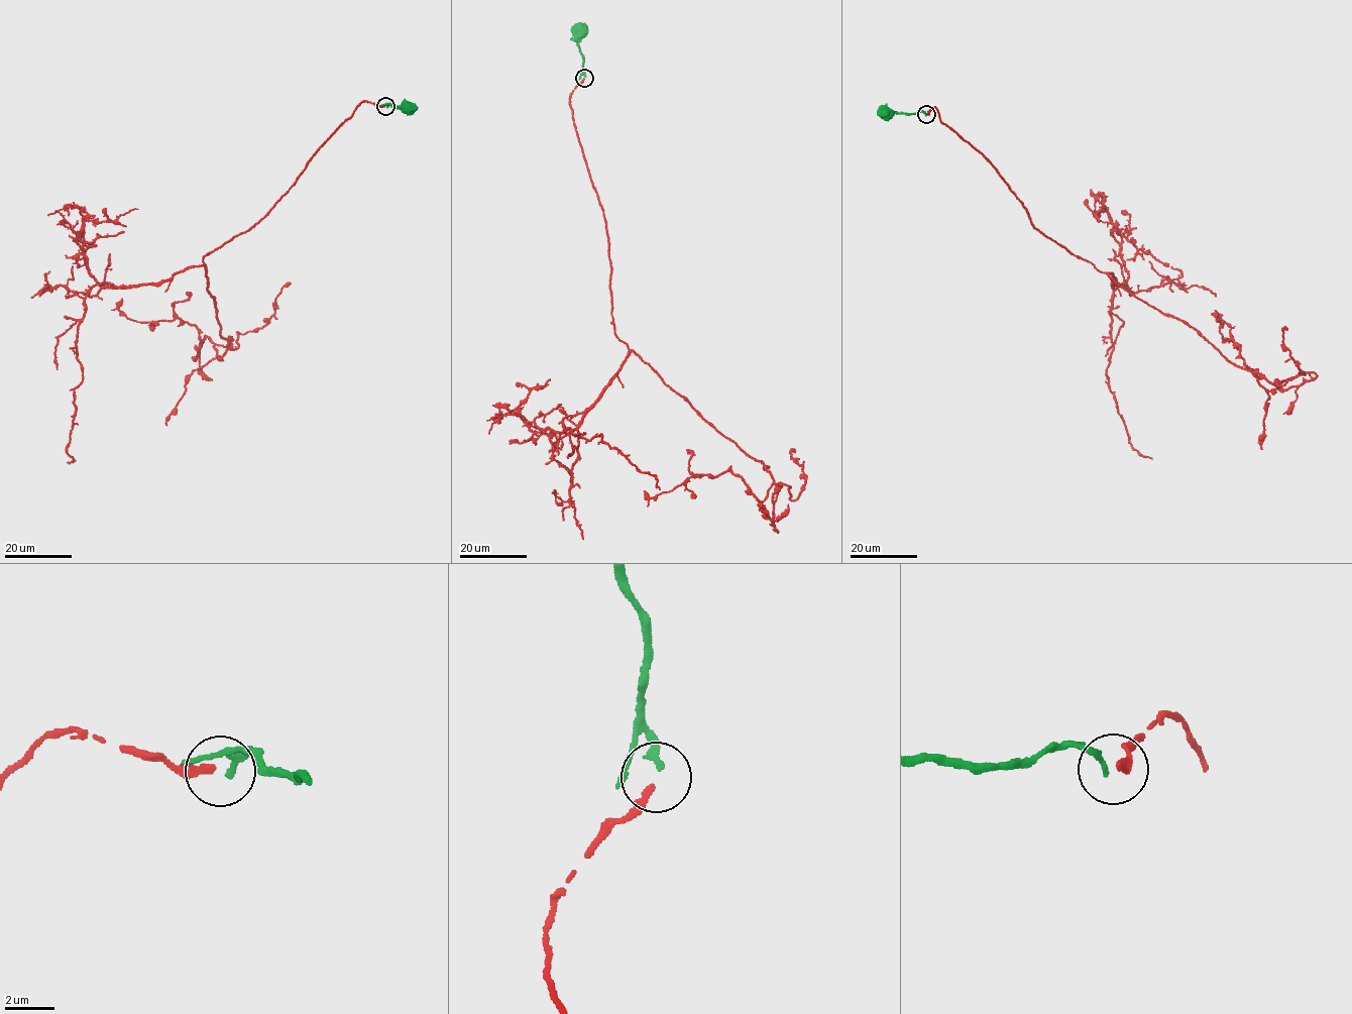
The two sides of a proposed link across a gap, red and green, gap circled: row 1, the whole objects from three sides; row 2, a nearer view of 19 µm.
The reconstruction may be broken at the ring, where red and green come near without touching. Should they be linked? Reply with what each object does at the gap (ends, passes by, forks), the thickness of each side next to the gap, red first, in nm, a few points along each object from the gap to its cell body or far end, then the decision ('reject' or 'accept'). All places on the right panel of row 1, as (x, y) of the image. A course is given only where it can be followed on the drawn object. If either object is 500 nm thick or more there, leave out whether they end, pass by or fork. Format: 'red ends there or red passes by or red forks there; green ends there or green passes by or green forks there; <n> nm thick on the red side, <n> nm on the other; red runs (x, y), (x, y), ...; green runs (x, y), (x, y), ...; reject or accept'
red ends there; green ends there; 200 nm thick on the red side, 180 nm on the other; red runs (927, 113), (935, 107), (981, 152), (1035, 228), (1268, 390), (1316, 376), (1283, 389), (1258, 376), (1215, 310); green runs (926, 114), (921, 111), (886, 114); accept

